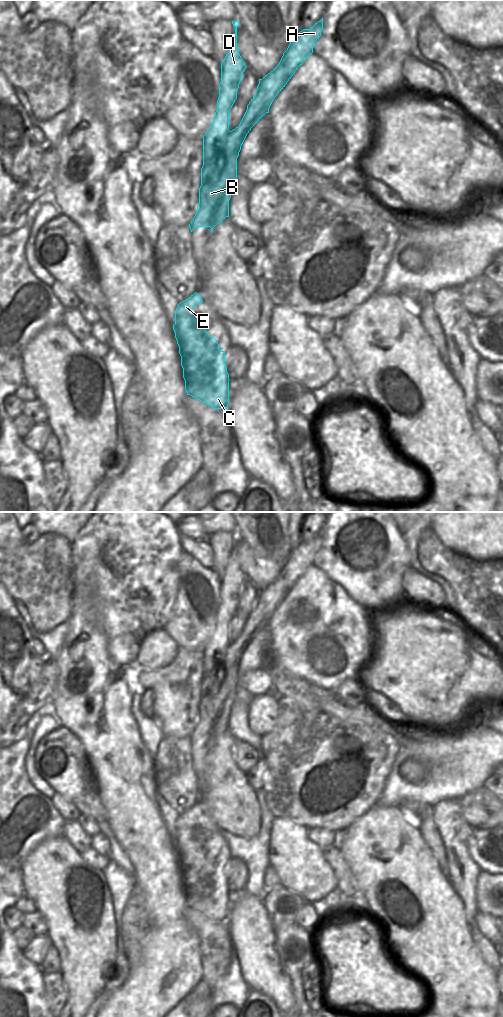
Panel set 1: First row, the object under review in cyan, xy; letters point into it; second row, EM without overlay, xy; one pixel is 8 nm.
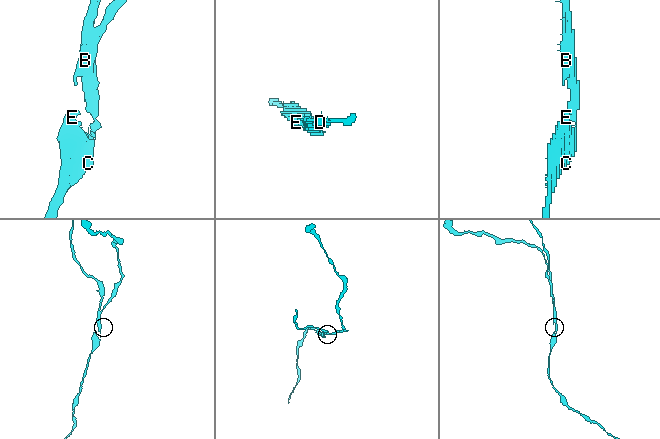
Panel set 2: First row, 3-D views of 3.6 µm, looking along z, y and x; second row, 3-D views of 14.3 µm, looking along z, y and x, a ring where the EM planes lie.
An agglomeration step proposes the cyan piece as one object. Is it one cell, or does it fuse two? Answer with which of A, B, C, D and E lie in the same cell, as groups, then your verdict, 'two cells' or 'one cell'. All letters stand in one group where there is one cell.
groups A / B C D E; two cells

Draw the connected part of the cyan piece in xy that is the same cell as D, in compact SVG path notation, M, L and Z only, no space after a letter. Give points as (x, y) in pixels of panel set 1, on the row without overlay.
M232 533L235 548L221 575L221 594L219 610L213 634L203 650L203 678L201 680L201 698L197 724L189 736L191 744L196 739L210 739L213 743L213 722L225 706L226 695L221 694L223 681L229 674L227 650L229 642L229 624L237 611L237 602L247 580L239 566L237 558L238 533Z

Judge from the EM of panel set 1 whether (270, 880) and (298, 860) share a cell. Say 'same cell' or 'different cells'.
different cells

